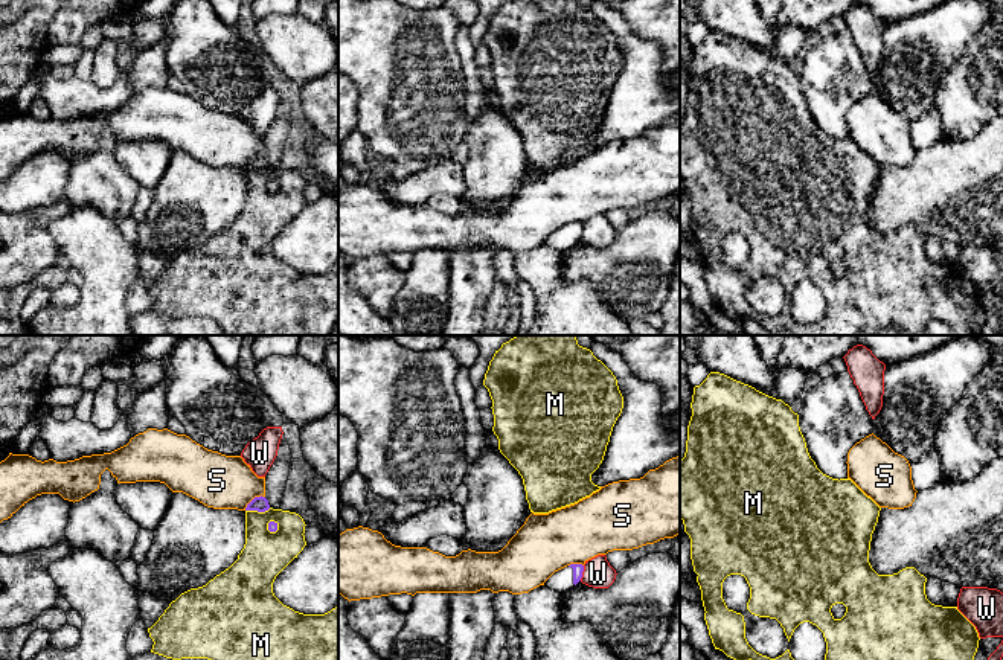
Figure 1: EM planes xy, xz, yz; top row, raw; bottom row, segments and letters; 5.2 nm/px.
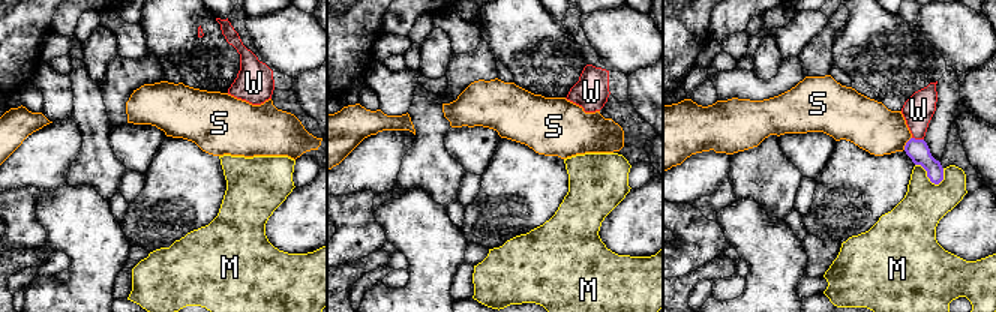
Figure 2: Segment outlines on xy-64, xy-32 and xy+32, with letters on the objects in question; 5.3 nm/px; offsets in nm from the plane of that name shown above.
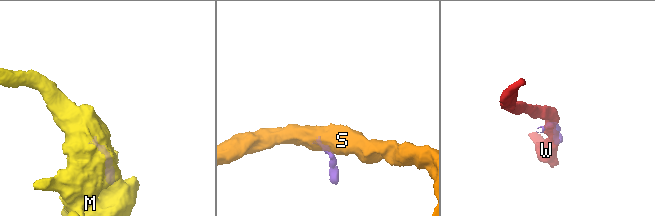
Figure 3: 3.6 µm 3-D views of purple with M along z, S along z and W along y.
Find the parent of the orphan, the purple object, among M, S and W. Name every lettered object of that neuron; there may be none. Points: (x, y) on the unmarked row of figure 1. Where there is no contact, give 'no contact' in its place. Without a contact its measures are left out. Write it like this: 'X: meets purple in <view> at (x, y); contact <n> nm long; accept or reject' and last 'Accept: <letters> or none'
M: meets purple in xy at (258, 169); contact 140 nm long; reject
S: meets purple in xy at (253, 157); contact 130 nm long; reject
W: meets purple in xz at (581, 232); contact 80 nm long; reject
Accept: none

